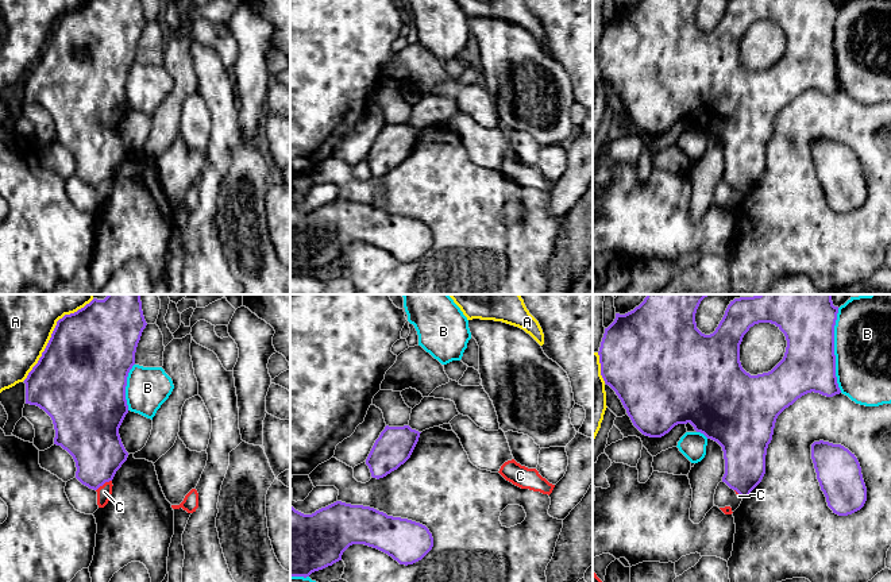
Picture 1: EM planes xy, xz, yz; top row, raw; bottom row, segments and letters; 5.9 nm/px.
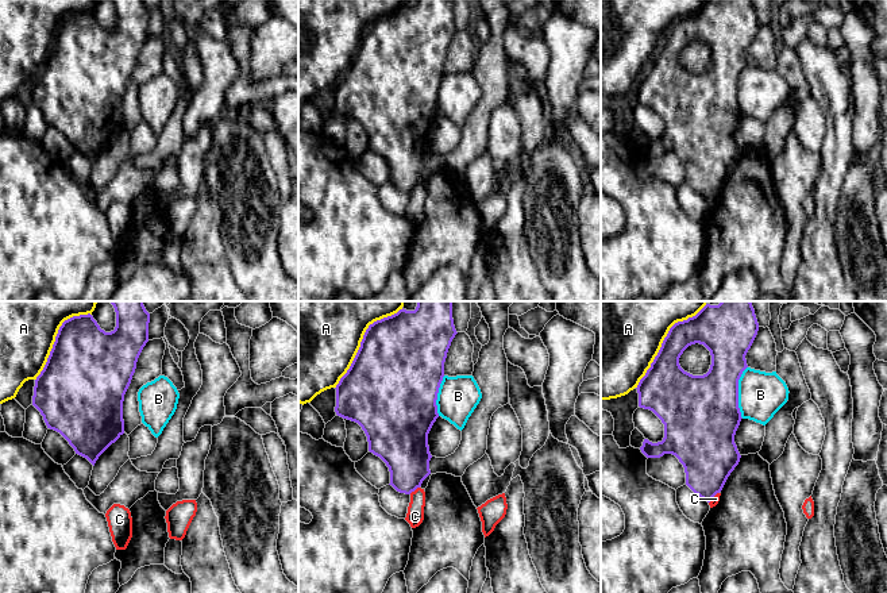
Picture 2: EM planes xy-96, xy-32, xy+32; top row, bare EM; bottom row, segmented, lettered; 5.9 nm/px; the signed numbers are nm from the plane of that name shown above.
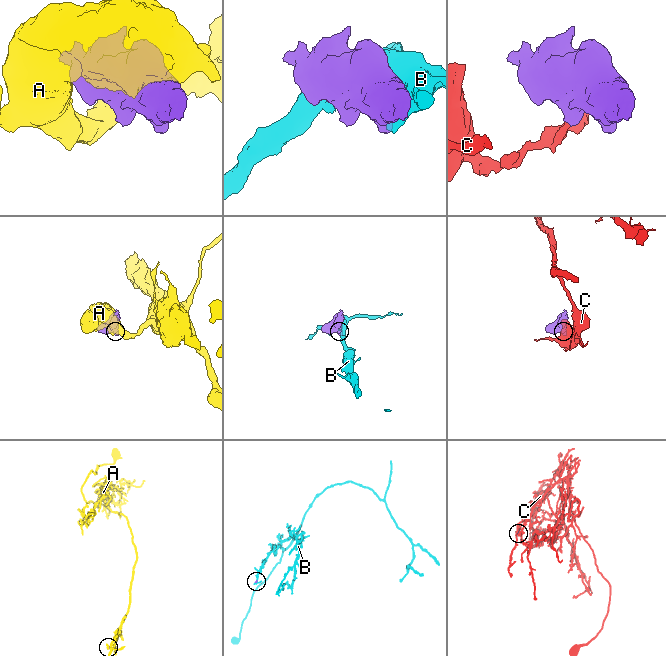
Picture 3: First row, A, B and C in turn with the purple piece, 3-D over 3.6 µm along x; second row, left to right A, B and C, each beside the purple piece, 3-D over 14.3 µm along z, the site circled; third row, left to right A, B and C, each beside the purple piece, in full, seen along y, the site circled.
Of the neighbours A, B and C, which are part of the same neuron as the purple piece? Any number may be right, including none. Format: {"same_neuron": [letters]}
{"same_neuron": []}

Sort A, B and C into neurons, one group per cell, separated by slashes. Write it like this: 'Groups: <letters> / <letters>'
Groups: A / B / C

